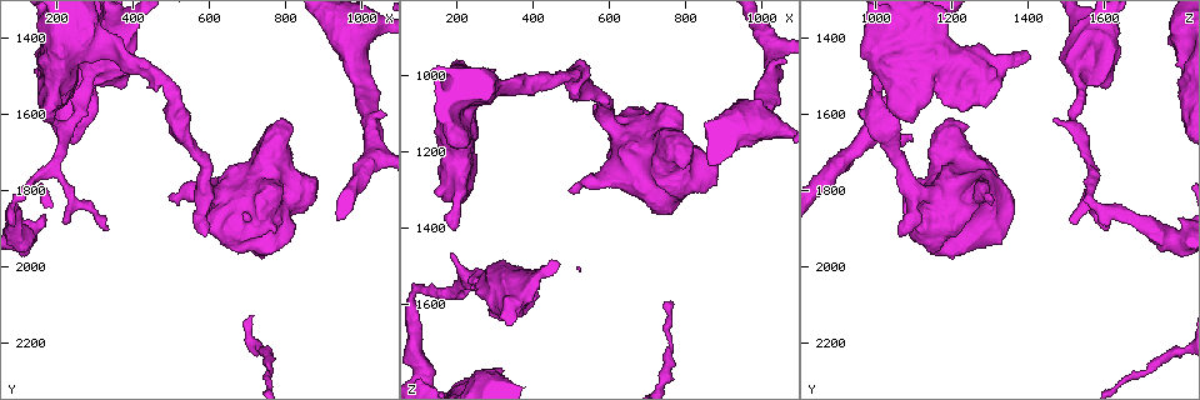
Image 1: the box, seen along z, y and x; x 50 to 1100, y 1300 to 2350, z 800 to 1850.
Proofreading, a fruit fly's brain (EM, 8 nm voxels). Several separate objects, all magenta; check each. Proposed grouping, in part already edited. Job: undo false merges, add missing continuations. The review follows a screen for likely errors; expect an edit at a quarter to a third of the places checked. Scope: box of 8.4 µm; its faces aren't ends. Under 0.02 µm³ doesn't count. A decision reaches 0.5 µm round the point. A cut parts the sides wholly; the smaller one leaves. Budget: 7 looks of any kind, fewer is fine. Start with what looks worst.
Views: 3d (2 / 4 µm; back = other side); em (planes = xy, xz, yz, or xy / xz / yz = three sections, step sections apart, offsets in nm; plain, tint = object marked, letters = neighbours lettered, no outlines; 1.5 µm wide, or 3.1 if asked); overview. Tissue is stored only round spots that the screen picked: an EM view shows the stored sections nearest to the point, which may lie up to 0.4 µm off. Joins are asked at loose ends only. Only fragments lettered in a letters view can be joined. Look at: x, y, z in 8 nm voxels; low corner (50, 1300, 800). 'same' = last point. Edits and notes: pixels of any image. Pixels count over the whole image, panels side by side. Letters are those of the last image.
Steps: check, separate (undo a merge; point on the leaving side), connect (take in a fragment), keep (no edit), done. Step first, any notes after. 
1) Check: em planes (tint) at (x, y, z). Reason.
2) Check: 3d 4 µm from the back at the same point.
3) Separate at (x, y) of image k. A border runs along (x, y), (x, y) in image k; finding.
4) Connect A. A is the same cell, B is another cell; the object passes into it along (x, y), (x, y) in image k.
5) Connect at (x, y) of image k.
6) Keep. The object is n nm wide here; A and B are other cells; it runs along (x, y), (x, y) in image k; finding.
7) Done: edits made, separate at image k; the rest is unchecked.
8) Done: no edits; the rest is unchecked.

Check: em xy step 4 (letters) at (225, 1880, 1505). Tapers out.

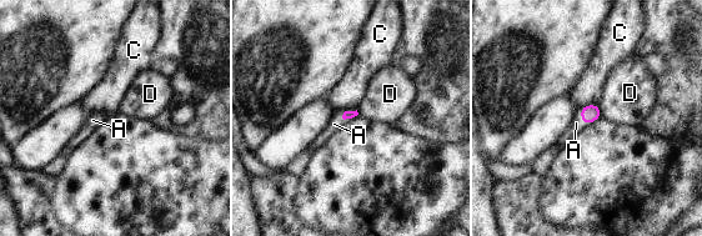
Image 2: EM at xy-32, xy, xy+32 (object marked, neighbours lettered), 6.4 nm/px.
Connect A. A is the same cell, C and D are other cells; the object passes into it along (591, 113), (582, 116), (576, 122) in image 2; it goes on there.

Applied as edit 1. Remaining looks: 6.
Check: em planes (letters) at (595, 1920, 1065). An open end.

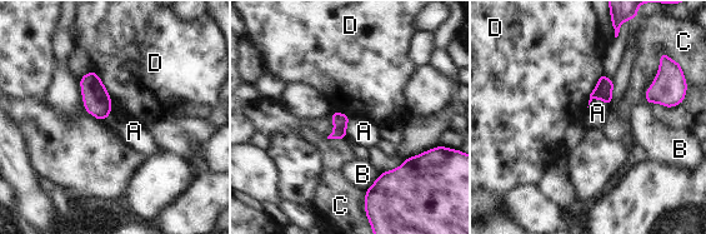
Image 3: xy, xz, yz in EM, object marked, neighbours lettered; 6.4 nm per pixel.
Keep. A, B, C and D are other cells; a border runs along (610, 105), (594, 99), (587, 108) in image 3; none of them fits.

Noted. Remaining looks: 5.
Check: 3d 4 µm at (805, 1640, 1235). Thick end.

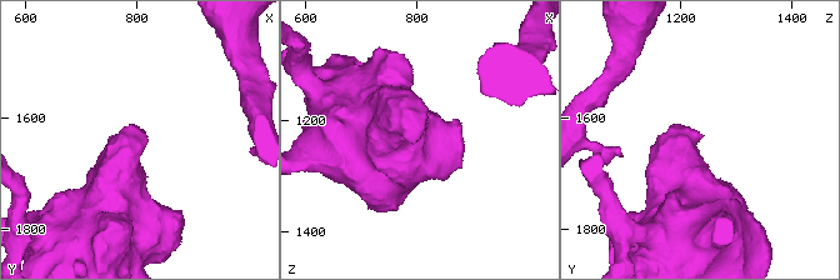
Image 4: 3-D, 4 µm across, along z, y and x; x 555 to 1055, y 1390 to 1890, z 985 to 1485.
Check: em planes (letters) at (800, 1635, 1235).

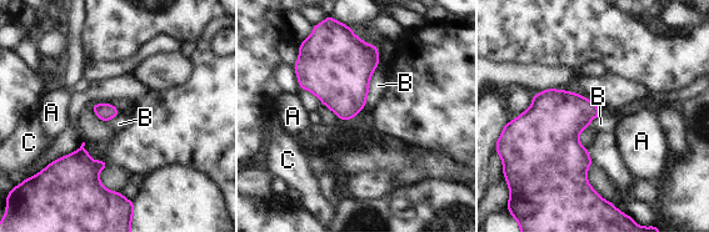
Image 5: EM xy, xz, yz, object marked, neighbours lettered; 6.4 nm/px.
Keep. A, B and C are other cells; a border runs along (379, 59), (367, 104), (340, 121) in image 5; none of them fits.

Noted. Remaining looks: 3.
Done: edits made, connect at image 2; the rest is unchecked.

